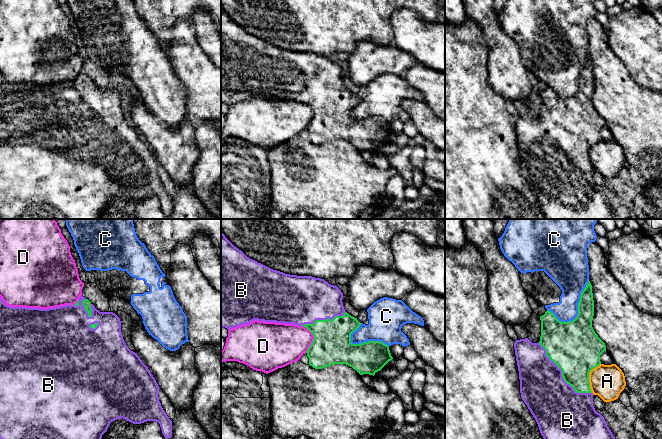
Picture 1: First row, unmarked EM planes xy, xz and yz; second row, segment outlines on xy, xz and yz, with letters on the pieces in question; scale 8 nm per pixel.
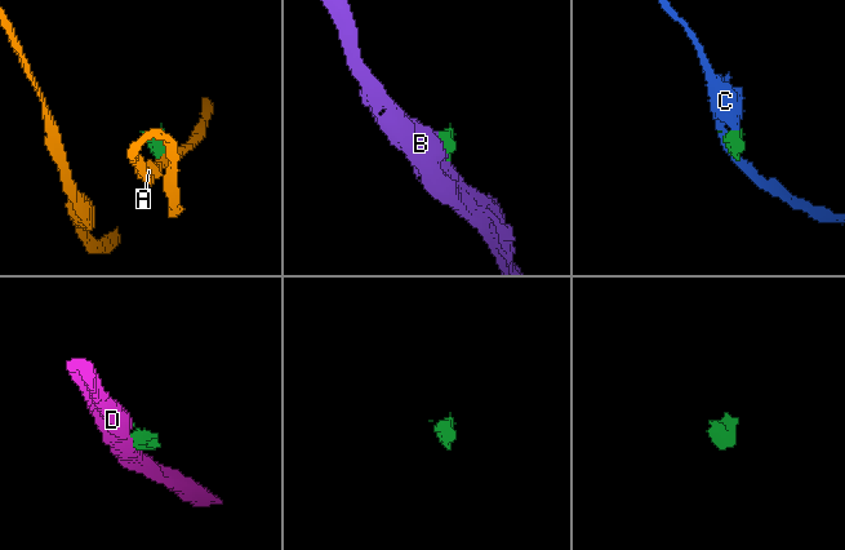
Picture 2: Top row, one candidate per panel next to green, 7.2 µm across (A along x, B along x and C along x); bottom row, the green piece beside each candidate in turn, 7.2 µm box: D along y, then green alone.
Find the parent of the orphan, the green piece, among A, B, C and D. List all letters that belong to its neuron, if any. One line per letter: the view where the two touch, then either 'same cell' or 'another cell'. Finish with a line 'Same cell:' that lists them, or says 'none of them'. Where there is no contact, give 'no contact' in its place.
A: yz | another cell
B: yz | same cell
C: yz | another cell
D: xz | another cell
Same cell: B

